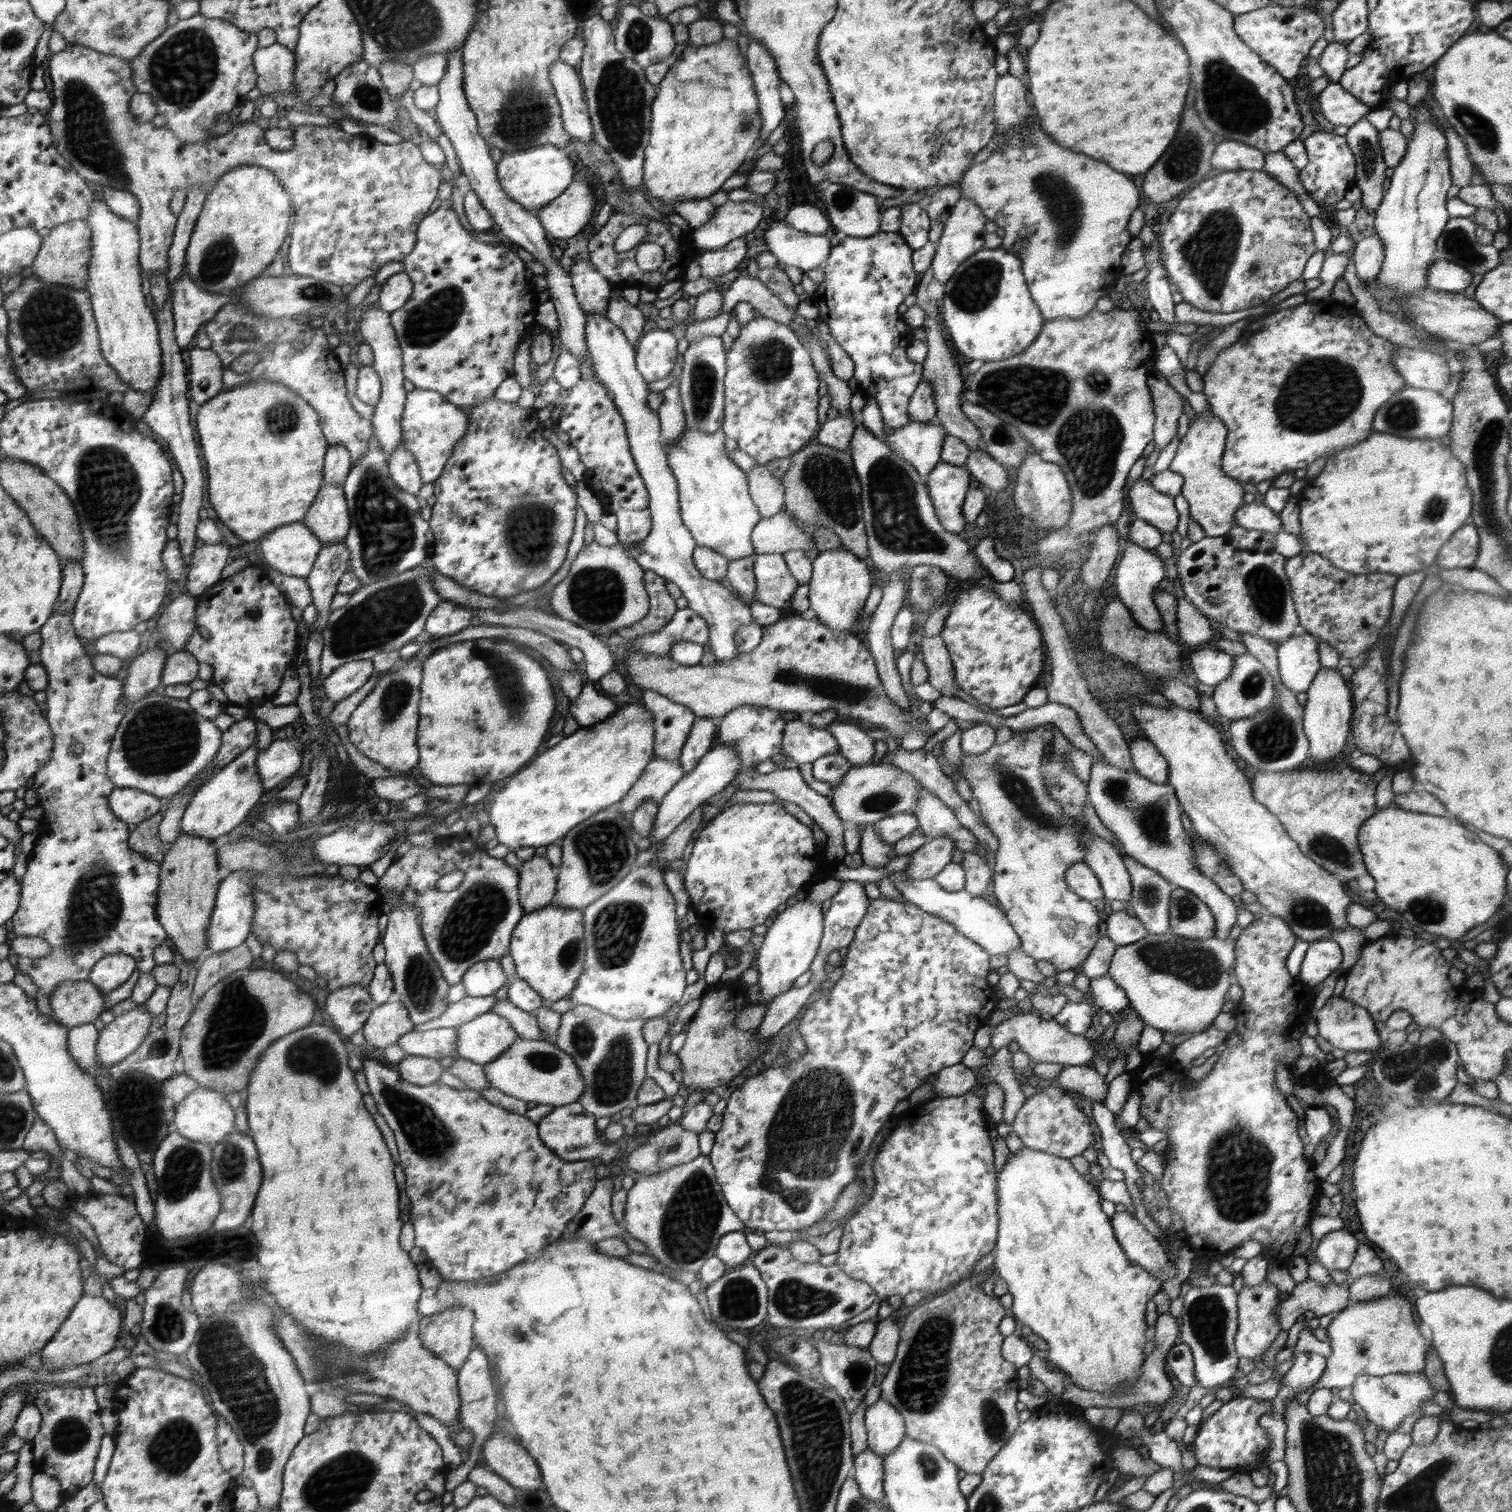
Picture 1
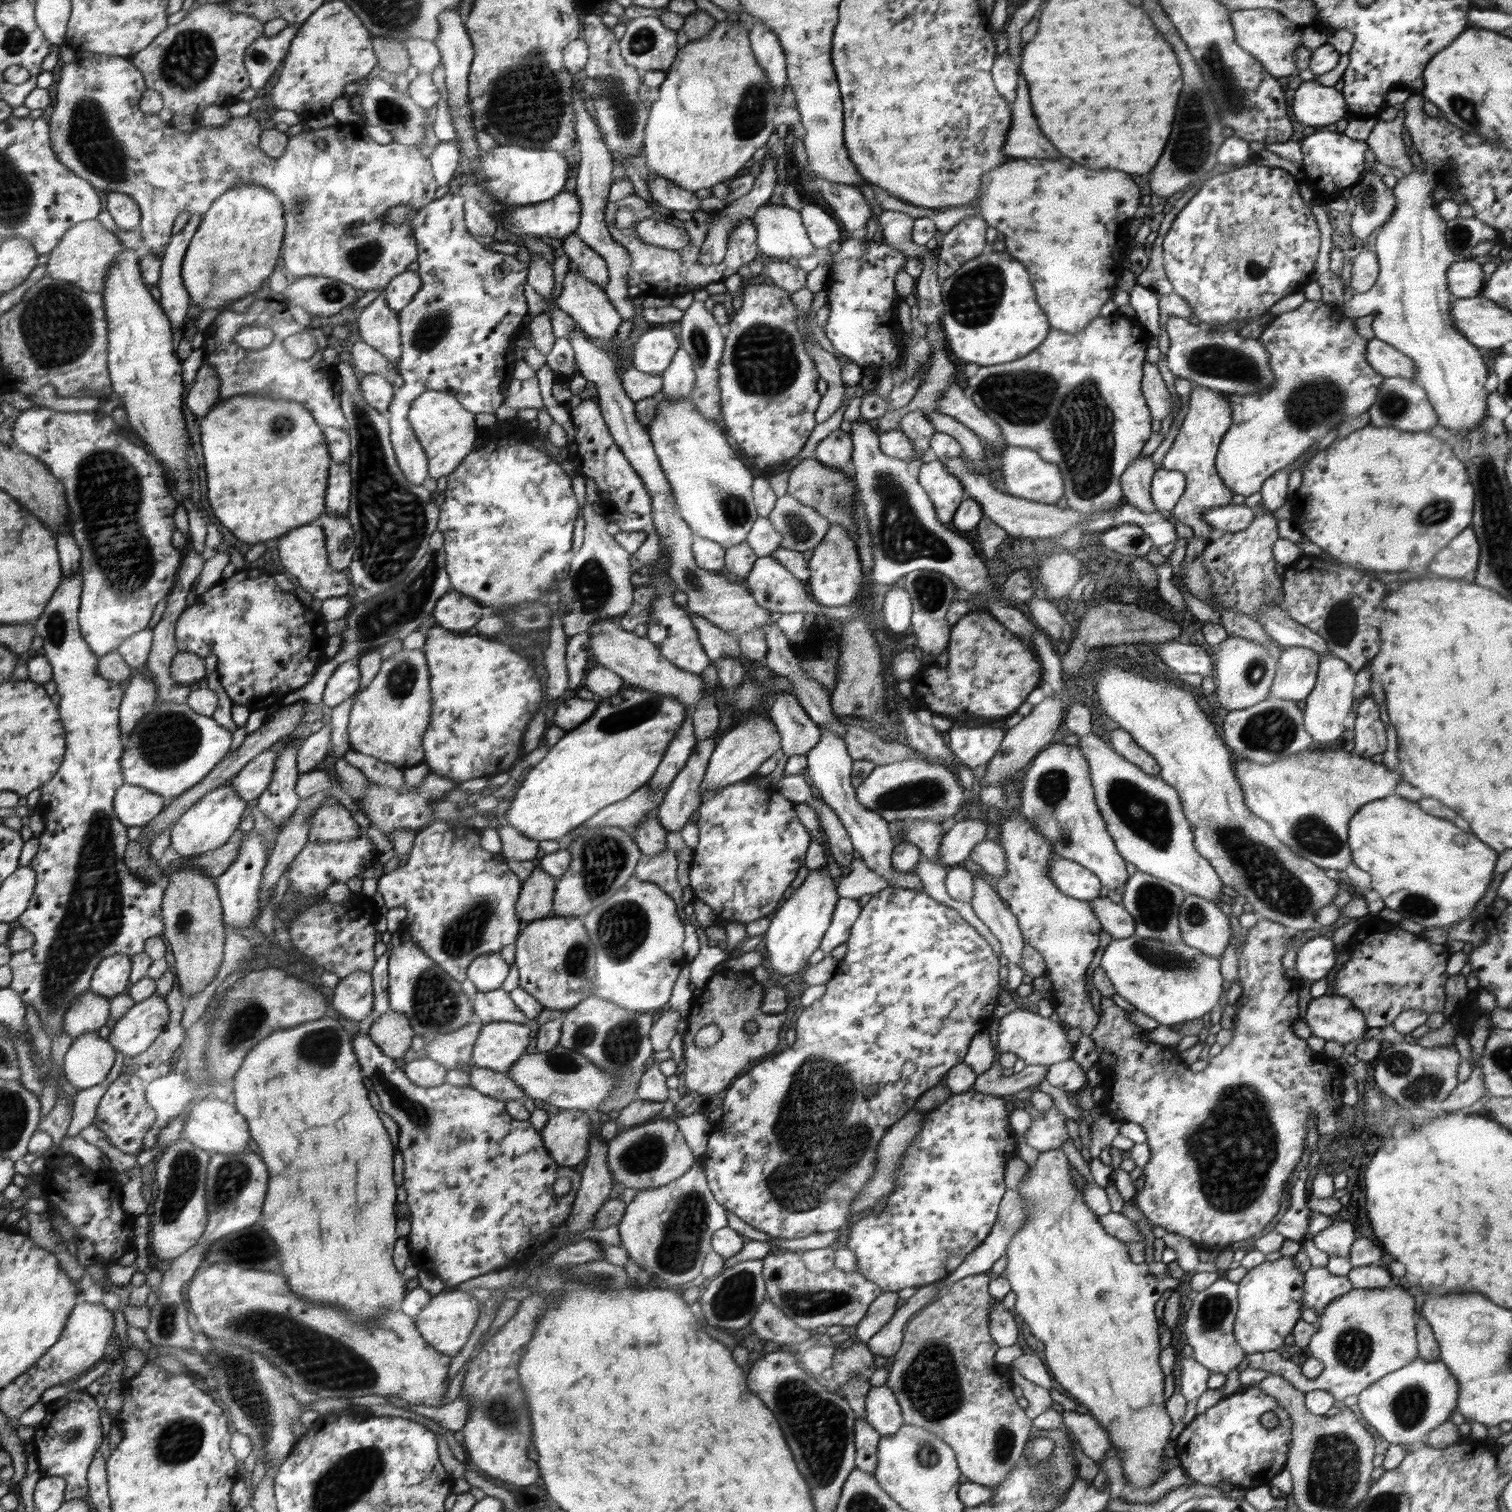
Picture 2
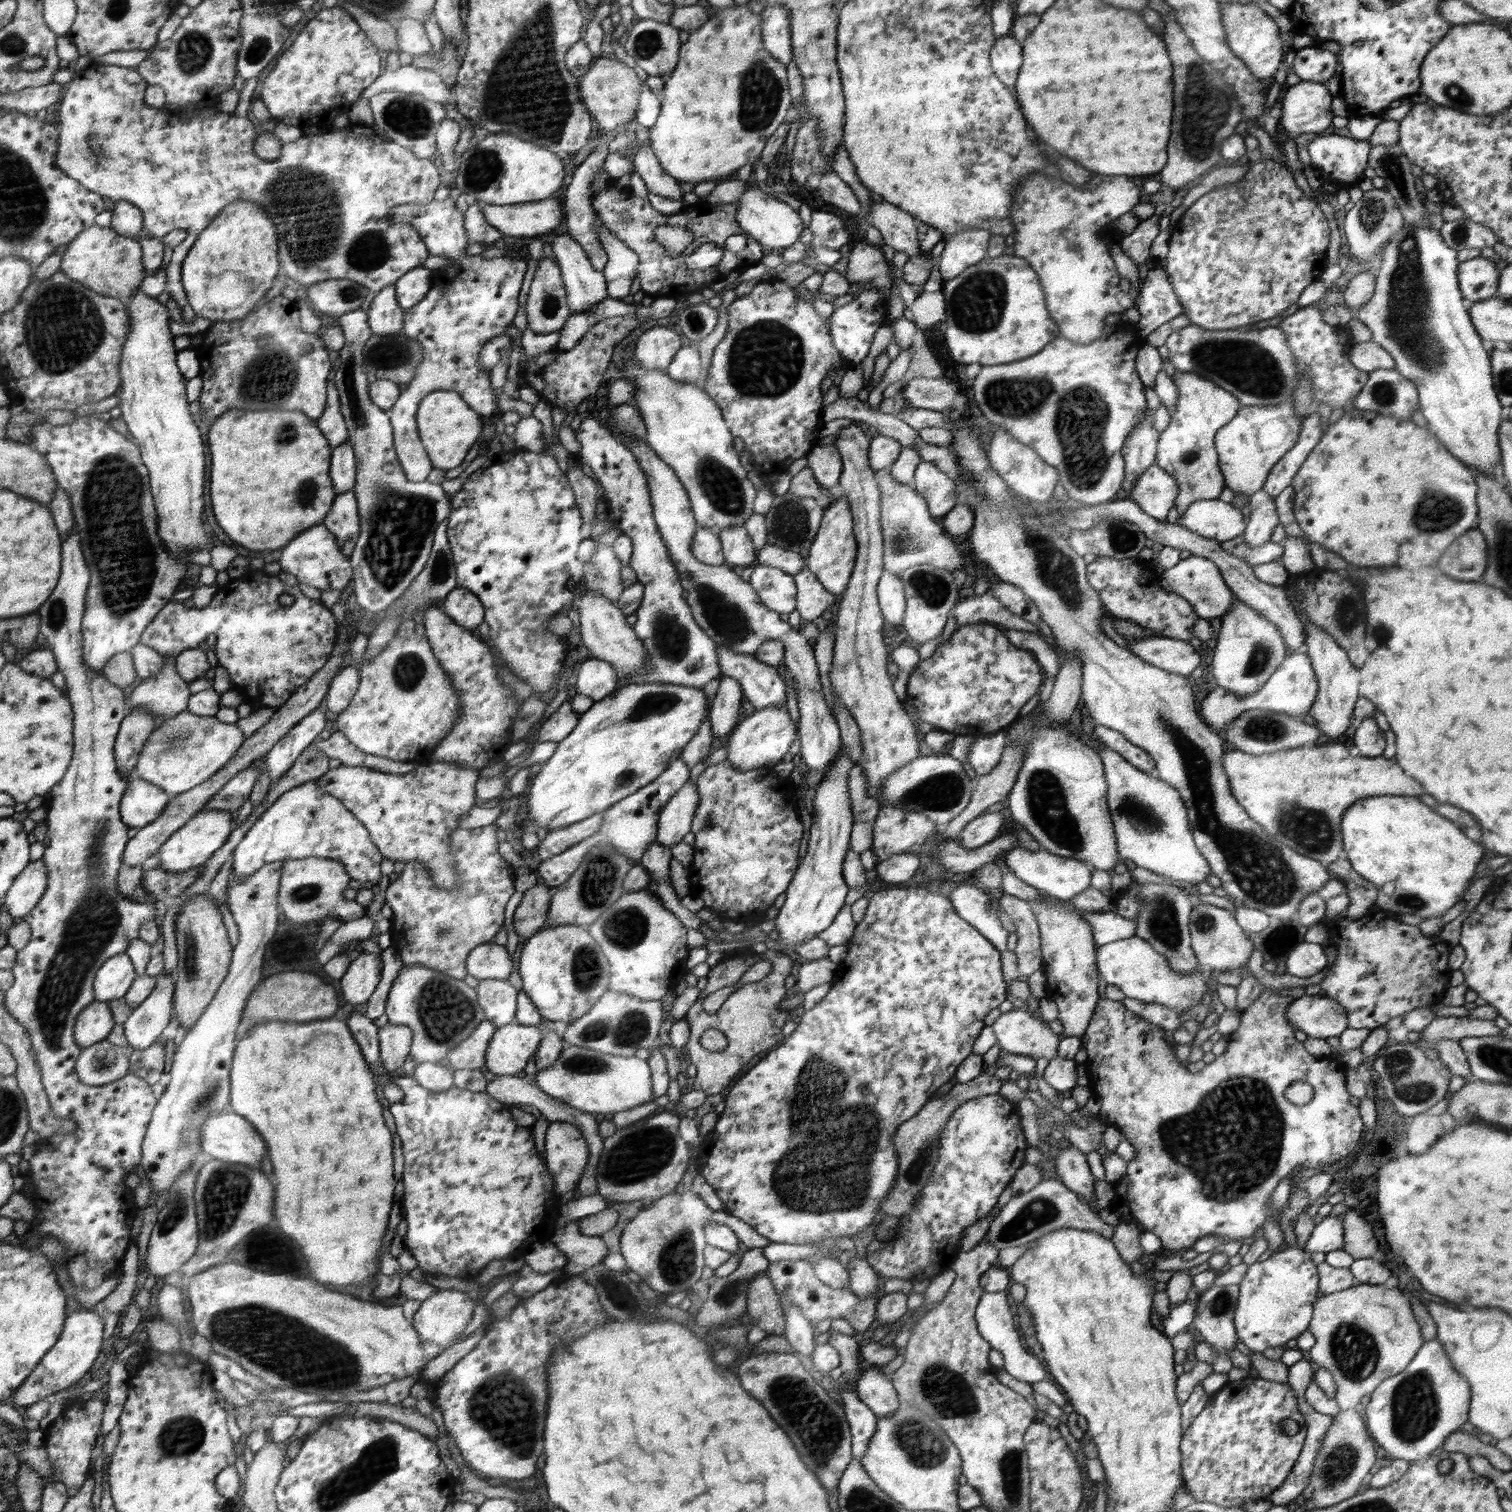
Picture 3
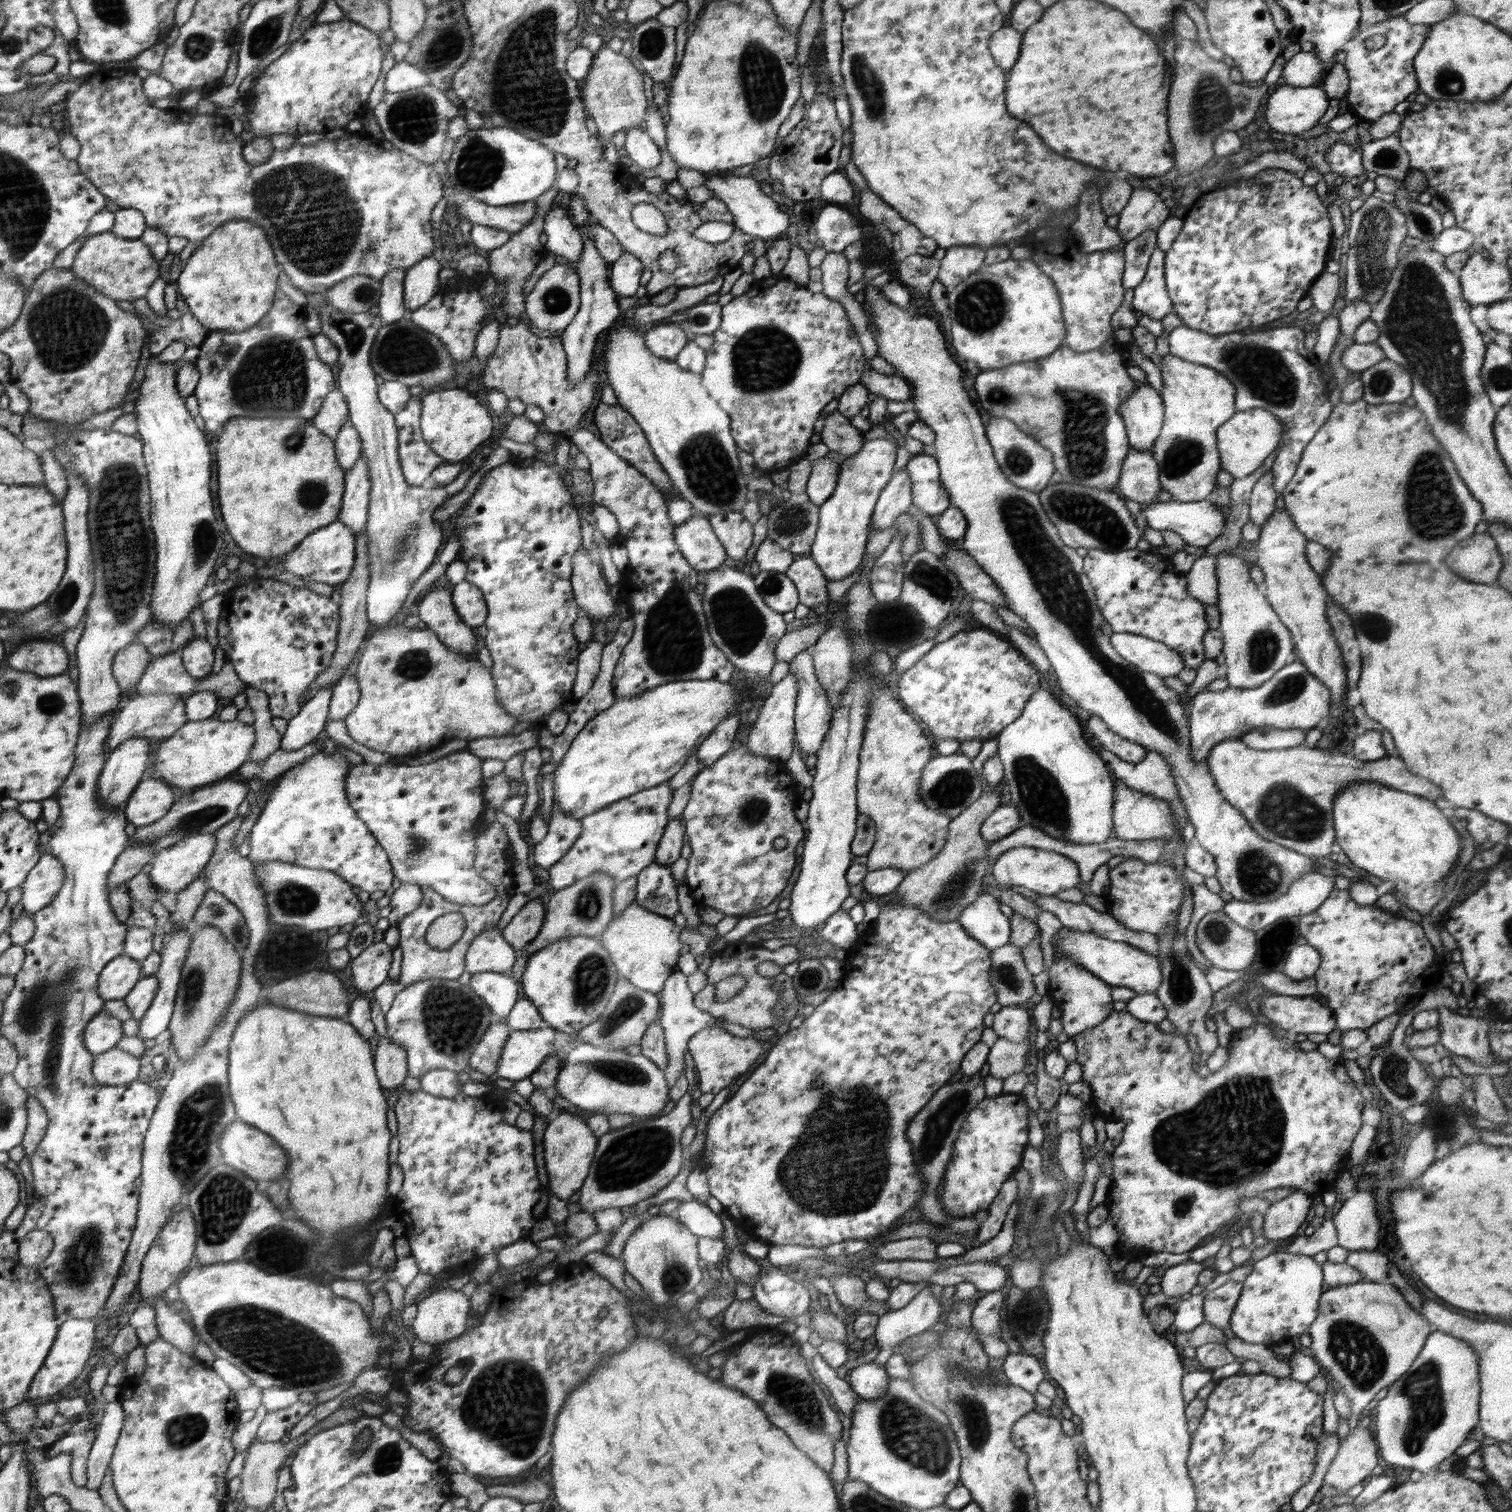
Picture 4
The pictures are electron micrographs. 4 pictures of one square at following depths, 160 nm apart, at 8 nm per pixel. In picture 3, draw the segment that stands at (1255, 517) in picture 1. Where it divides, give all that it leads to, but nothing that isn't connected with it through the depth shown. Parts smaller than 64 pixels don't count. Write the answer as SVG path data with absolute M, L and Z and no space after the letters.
M1220 499L1193 502L1181 514L1177 524L1218 543L1242 535L1246 528L1240 510Z

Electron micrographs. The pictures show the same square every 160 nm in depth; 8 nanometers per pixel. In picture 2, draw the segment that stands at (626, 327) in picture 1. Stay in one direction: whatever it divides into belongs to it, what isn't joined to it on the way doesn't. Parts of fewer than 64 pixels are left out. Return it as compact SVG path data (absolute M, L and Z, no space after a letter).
M574 89L574 93L572 93L573 99L576 99L576 102L574 102L574 127L579 136L582 157L576 178L575 193L582 203L582 216L579 218L579 228L575 230L575 233L606 261L609 277L604 288L605 293L612 306L622 315L622 322L634 321L636 309L634 309L632 297L628 295L629 284L627 283L627 272L631 265L631 258L626 247L611 237L605 221L605 208L609 203L609 191L614 182L614 159L602 140L599 128L590 114L587 113L584 102L580 100L579 92L580 90Z

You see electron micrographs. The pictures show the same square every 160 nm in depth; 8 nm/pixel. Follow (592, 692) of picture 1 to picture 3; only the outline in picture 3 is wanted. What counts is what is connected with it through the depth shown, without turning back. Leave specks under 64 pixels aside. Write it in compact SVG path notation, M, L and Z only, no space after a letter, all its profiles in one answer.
M568 699L542 724L535 735L536 740L538 742L548 742L550 740L558 743L574 732L578 722L579 715L572 711L571 699Z

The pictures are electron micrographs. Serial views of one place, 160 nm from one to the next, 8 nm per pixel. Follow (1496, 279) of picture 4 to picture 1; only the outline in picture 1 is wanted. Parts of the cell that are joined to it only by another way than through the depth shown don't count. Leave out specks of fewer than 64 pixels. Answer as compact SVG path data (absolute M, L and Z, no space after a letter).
M1435 259L1427 270L1427 284L1435 290L1448 293L1460 293L1472 282L1473 274L1463 266Z

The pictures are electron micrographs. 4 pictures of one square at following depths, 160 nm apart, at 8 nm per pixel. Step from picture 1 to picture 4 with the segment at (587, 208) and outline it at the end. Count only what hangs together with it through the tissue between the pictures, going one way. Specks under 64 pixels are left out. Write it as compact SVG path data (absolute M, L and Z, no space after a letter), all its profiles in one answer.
M469 197L461 205L458 205L457 213L460 219L466 218L470 224L483 224L484 226L515 233L522 230L534 218L536 202L523 202L514 206L490 206L490 204L482 202L480 199Z

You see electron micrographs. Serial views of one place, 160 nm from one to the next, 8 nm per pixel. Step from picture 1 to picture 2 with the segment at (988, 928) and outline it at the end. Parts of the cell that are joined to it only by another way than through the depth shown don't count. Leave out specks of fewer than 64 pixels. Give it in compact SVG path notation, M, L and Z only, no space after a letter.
M820 726L818 727L821 730L819 743L805 754L807 756L808 776L812 778L812 782L815 784L815 791L820 794L821 799L826 802L826 805L828 805L828 807L830 807L830 809L832 809L832 811L836 813L836 816L841 820L842 826L844 826L847 833L850 835L853 847L860 852L864 864L872 870L872 872L883 876L890 885L895 886L896 888L904 887L905 889L924 891L923 884L917 874L912 875L910 871L898 872L893 869L891 854L893 853L896 843L894 843L895 840L890 834L889 822L885 818L878 816L878 814L868 811L868 808L864 808L862 804L858 804L855 788L852 786L850 778L851 768L855 760L852 760L852 757L848 754L845 740L834 734L832 731L823 729L823 727Z

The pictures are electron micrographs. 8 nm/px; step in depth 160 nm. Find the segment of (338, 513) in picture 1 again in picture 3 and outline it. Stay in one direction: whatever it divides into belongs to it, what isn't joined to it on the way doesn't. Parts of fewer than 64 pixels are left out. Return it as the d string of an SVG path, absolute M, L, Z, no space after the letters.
M346 439L331 453L331 478L337 494L349 491L355 485L356 463L351 442Z

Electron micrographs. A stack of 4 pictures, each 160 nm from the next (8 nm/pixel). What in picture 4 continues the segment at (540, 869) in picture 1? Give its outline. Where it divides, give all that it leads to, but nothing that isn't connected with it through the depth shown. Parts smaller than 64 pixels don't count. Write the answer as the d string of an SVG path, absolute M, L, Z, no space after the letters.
M529 899L526 906L506 925L503 937L516 950L522 950L539 934L545 914L546 910L540 899Z

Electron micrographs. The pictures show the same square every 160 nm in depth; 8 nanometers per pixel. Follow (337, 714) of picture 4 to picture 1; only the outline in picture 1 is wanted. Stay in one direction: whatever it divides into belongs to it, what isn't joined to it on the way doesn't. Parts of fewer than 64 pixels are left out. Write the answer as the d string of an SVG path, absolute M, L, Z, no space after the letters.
M371 660L350 662L340 666L324 680L325 698L337 703L351 696L375 673Z

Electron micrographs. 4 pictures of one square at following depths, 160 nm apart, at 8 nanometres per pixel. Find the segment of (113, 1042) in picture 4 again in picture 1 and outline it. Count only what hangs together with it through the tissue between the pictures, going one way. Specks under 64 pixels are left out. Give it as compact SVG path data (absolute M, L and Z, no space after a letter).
M67 980L51 996L54 1018L70 1029L96 1023L106 1012L101 988L90 980Z

